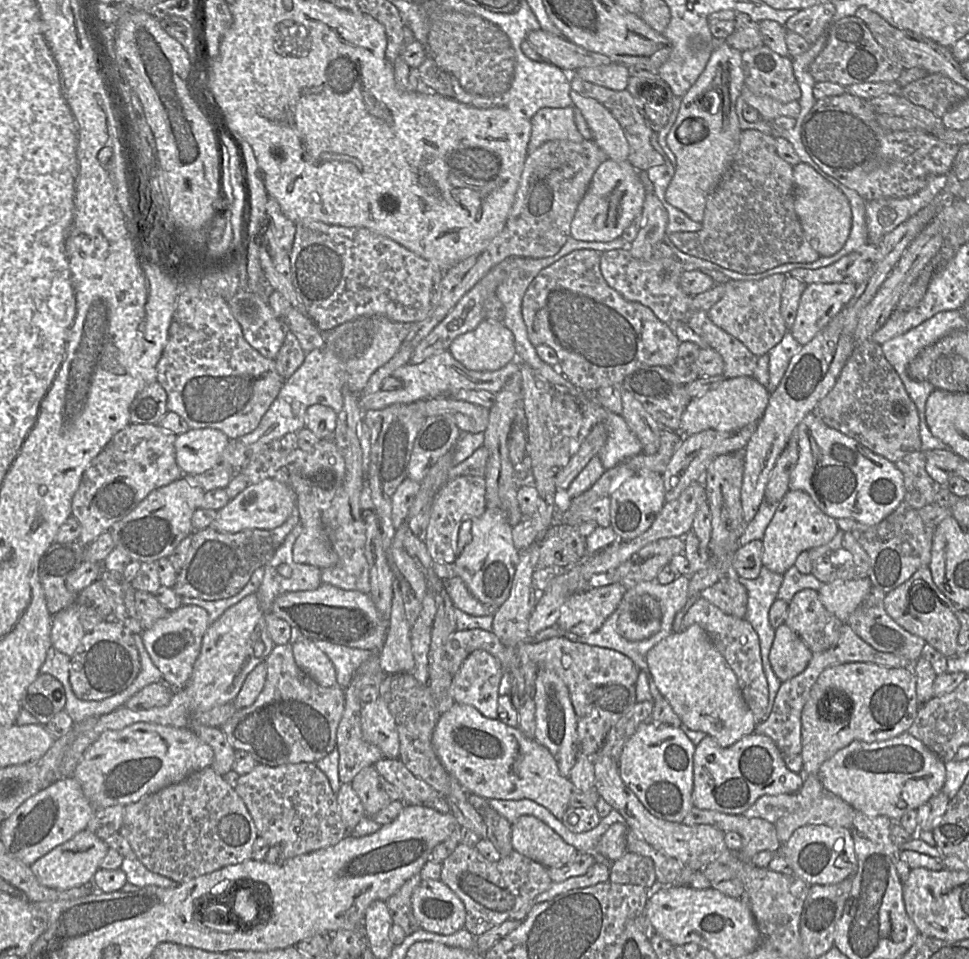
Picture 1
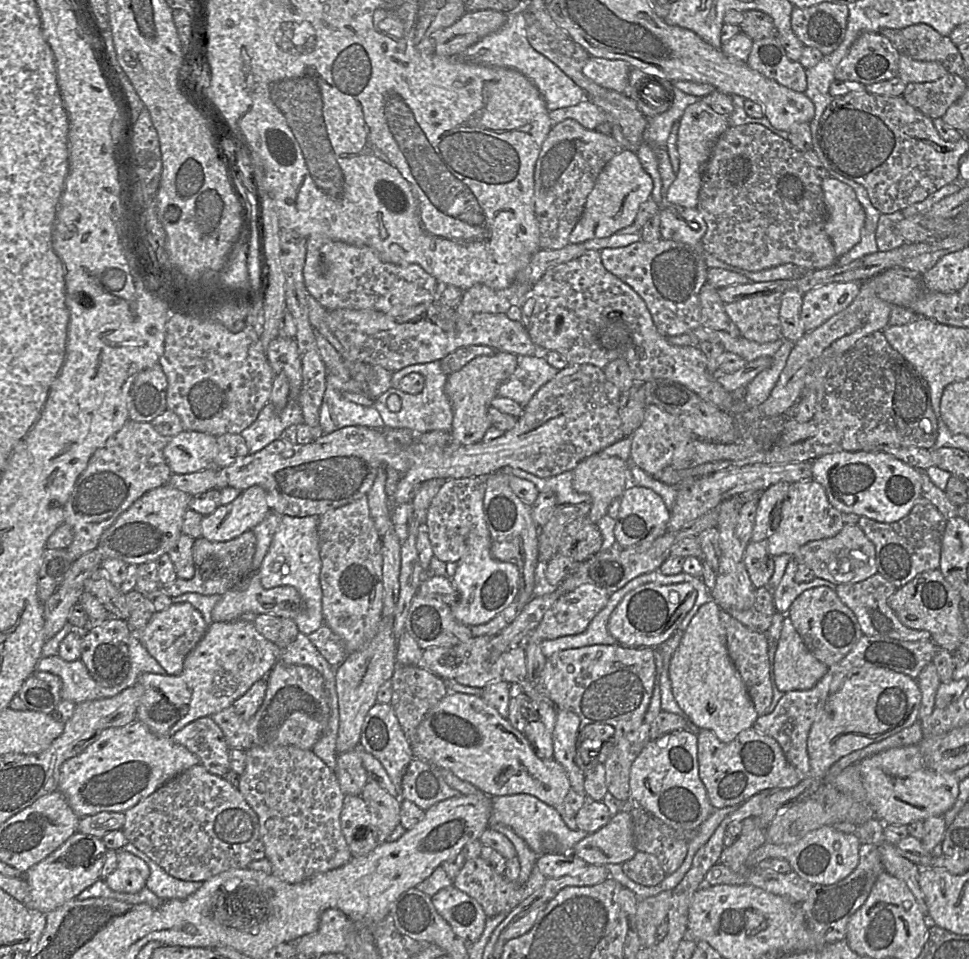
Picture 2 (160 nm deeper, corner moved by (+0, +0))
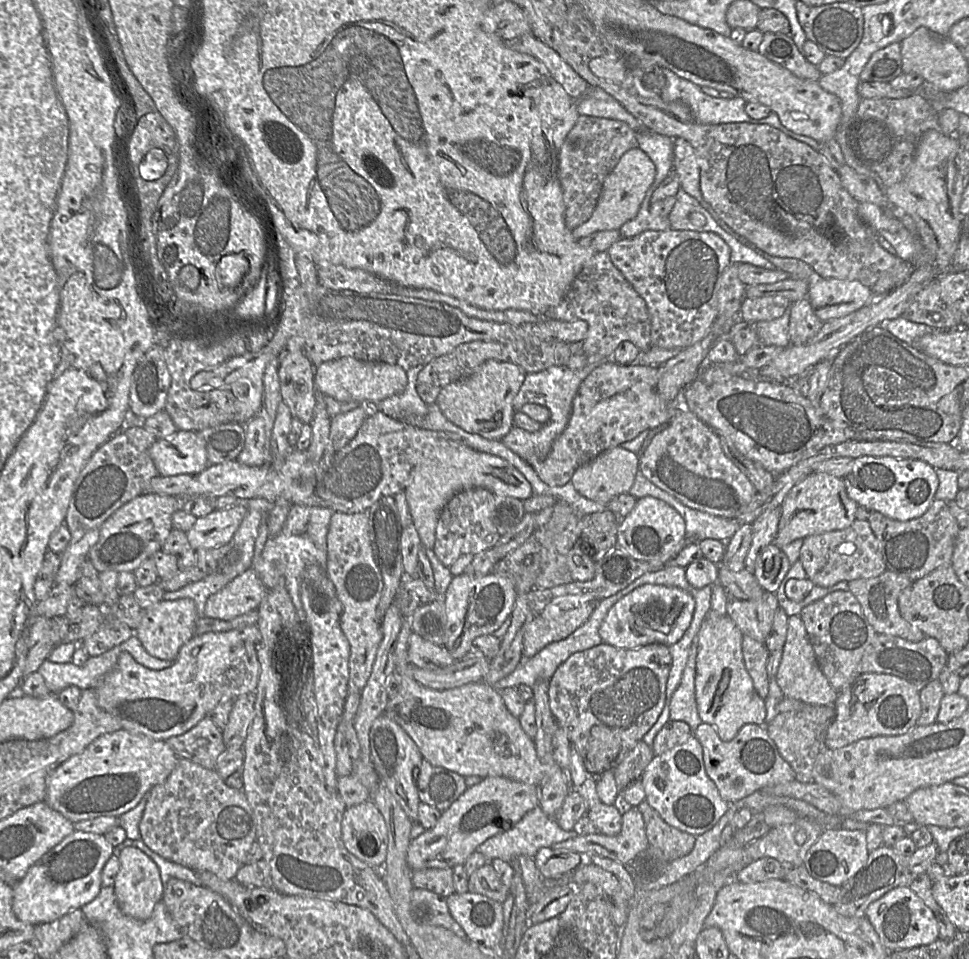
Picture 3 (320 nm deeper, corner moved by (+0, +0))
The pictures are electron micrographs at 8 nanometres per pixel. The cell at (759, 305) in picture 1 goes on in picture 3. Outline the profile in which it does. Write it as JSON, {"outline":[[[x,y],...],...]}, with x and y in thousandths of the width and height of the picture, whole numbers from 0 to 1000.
{"outline":[[[807,309],[769,311],[764,319],[762,332],[774,338],[803,333],[814,321],[816,315]]]}

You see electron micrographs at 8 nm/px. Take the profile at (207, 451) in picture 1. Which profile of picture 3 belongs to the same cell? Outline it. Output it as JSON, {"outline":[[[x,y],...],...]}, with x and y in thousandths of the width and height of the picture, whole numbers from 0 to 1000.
{"outline":[[[183,448],[175,456],[163,457],[156,464],[154,473],[165,496],[202,496],[215,486],[212,462],[201,449]]]}

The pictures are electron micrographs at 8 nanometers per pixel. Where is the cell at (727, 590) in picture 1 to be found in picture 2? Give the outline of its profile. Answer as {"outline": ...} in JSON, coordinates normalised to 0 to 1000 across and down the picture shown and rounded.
{"outline":[[[784,612],[779,615],[779,628],[776,633],[770,636],[754,635],[748,637],[771,655],[791,661],[802,636],[799,631],[798,617],[791,612]]]}

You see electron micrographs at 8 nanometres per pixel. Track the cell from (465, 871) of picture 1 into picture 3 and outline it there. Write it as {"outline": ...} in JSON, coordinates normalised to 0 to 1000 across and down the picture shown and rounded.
{"outline":[[[505,899],[483,913],[483,930],[501,934],[518,943],[525,933],[524,927],[518,922]]]}

